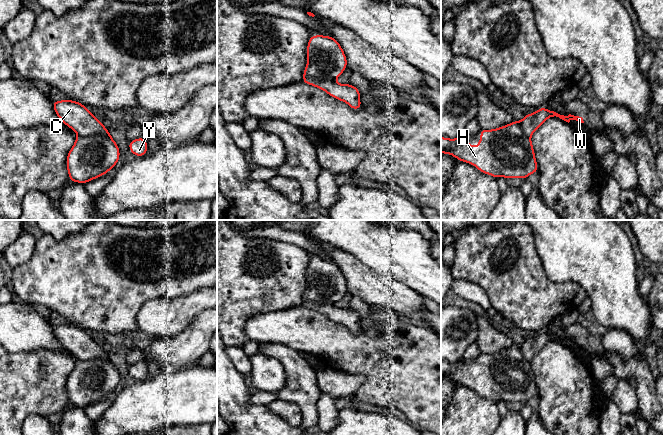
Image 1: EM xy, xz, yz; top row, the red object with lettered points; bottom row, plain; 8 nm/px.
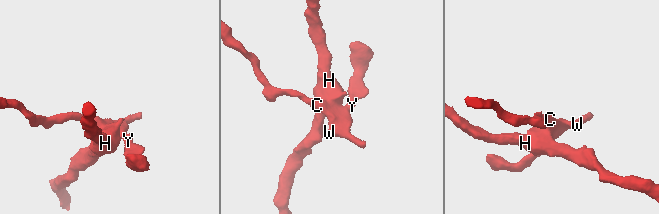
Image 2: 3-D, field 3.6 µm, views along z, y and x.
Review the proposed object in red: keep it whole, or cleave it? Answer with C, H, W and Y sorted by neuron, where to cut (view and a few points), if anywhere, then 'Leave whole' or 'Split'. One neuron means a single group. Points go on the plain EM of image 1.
Groups: C W Y / H. Split along xy (109, 357), (78, 359). Split

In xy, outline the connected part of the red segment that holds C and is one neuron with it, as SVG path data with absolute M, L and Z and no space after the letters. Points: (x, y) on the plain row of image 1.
M69 323L52 325L52 330L57 341L80 360L110 358L99 343L78 325Z

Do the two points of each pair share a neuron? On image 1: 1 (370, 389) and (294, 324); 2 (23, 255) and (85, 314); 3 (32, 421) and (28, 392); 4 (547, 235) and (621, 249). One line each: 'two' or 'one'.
1: one
2: two
3: two
4: one

